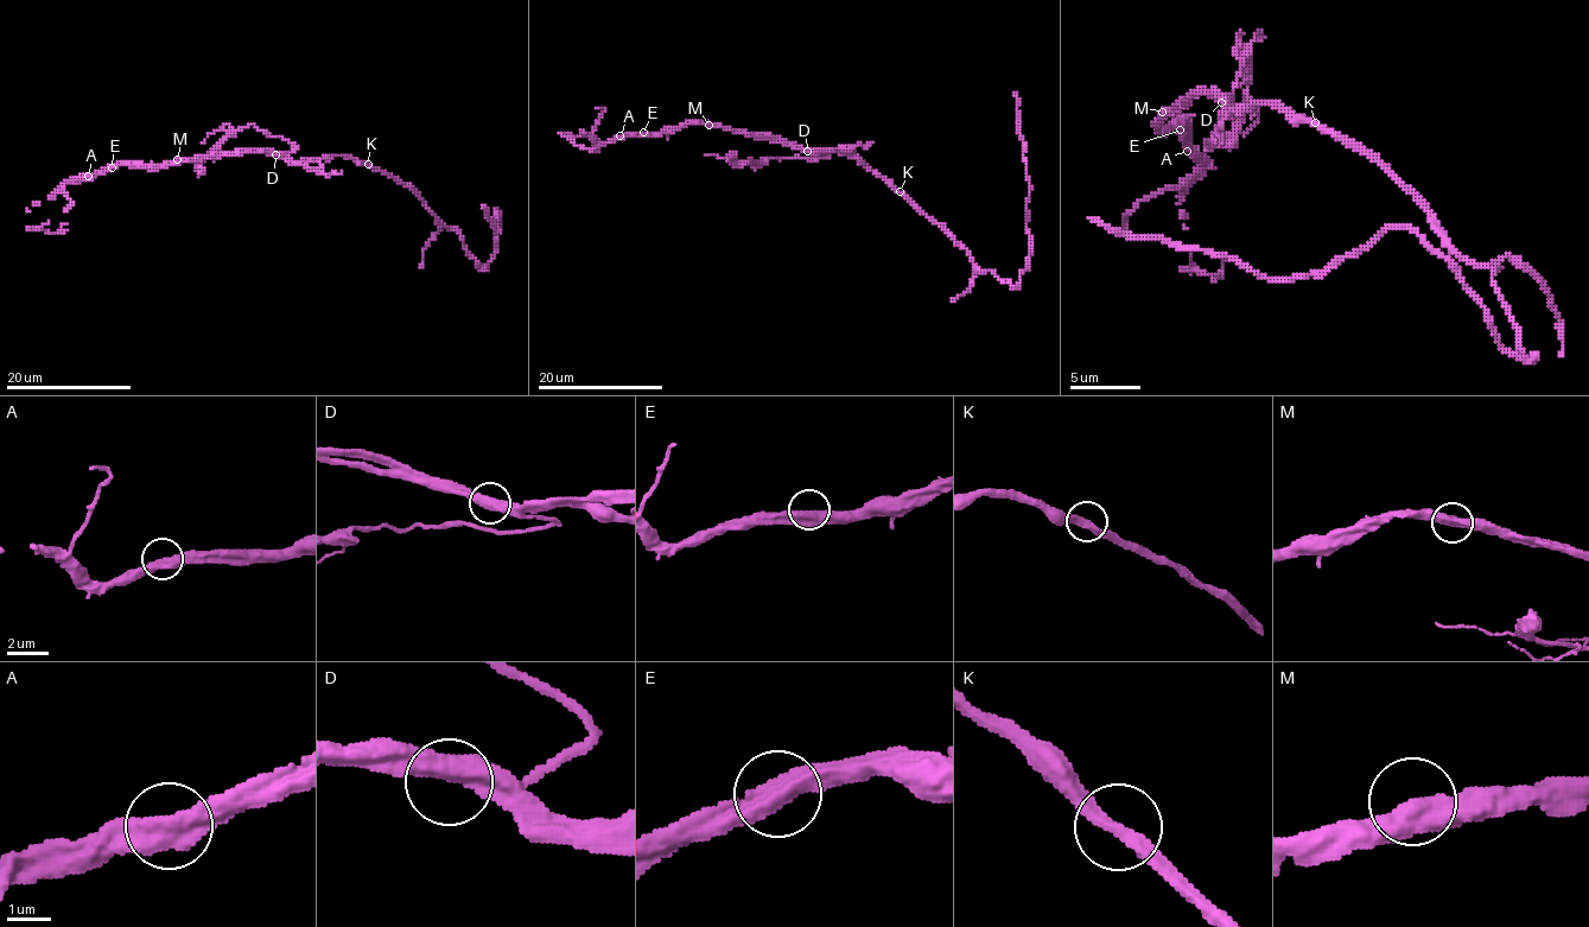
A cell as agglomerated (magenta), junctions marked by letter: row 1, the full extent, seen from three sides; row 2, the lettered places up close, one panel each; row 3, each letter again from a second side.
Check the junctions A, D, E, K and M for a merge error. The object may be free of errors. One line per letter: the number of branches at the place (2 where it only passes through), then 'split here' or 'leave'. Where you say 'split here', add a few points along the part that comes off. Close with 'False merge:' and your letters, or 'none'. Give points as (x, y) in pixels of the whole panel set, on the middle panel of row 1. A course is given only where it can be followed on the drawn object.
A: 2 | leave
D: 2 | leave
E: 2 | leave
K: 2 | leave
M: 2 | leave
False merge: none

